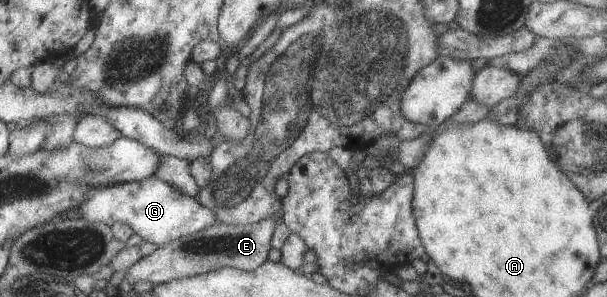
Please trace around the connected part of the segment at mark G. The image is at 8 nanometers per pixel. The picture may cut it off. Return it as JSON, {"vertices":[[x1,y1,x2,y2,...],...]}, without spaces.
{"vertices":[[158,176,93,188,83,207,75,211,79,211,81,218,89,222,108,224,111,227,118,222,127,223,144,240,160,247,169,246,182,238,222,223,216,212,204,207,198,197,185,194]]}

